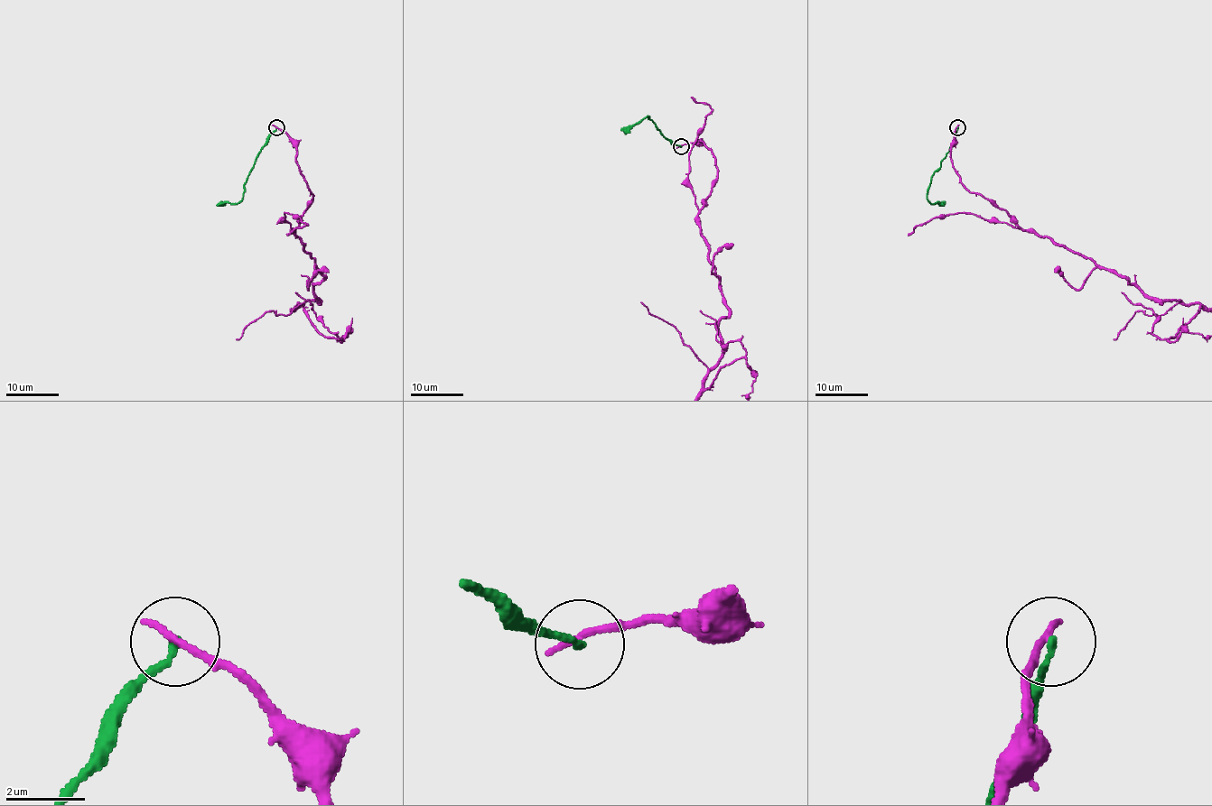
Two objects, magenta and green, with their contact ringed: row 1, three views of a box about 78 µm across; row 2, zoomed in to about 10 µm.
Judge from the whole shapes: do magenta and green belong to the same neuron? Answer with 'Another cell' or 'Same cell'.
Another cell

